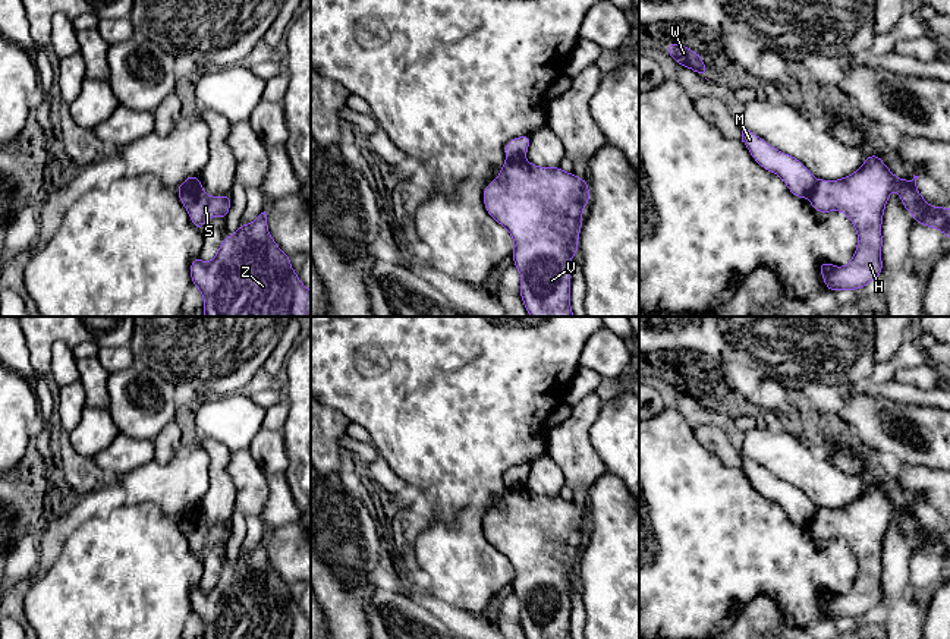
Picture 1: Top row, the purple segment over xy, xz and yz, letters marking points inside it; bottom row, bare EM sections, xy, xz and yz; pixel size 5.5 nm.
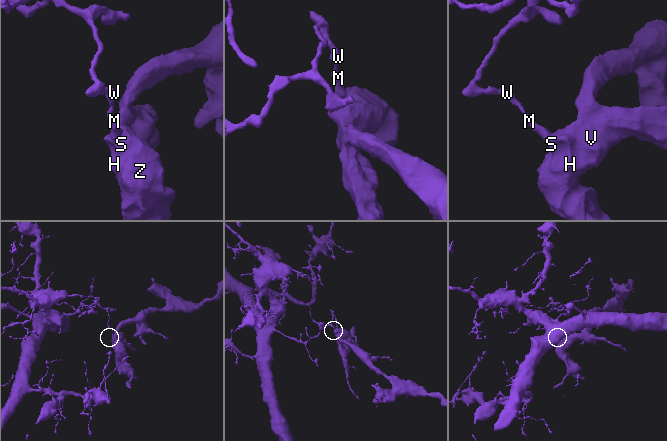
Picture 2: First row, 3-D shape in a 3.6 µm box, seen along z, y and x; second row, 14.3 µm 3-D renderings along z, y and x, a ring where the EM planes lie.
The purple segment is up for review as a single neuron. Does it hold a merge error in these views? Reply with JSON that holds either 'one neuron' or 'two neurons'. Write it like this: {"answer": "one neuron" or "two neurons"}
{"answer": "two neurons"}

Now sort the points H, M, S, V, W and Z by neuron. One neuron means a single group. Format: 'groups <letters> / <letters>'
groups H S V Z / M W

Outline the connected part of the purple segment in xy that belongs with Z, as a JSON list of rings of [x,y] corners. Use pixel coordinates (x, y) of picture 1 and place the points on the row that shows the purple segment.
[[[265,211],[252,223],[240,224],[235,234],[224,236],[213,261],[205,264],[195,256],[191,278],[204,296],[204,317],[311,317],[311,292],[268,233]]]

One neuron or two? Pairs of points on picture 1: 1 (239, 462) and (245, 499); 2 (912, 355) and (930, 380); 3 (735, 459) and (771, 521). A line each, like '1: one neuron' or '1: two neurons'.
1: one neuron
2: two neurons
3: two neurons

